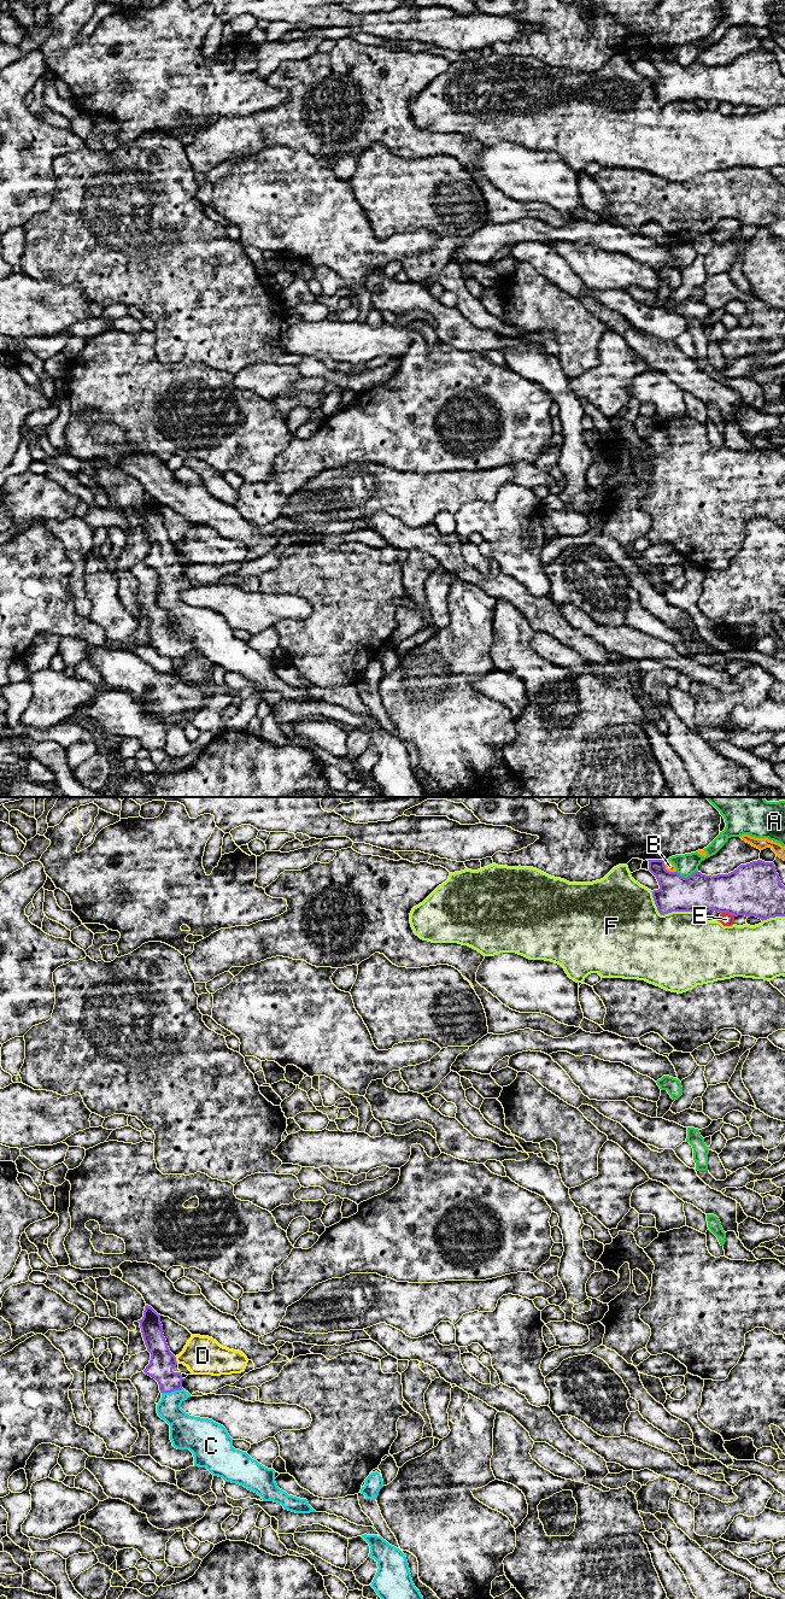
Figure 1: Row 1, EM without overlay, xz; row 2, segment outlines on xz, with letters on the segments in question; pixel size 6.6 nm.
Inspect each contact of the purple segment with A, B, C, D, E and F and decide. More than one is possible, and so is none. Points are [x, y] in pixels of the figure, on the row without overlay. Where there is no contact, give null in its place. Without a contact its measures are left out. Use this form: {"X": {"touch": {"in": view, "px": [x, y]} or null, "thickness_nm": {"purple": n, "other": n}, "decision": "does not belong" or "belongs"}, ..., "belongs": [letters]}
{"A": {"touch": {"in": "xz", "px": [687, 66]}, "thickness_nm": {"purple": 240, "other": 140}, "decision": "does not belong"}, "B": {"touch": {"in": "xz", "px": [666, 59]}, "thickness_nm": {"purple": 240, "other": 60}, "decision": "does not belong"}, "C": {"touch": {"in": "xz", "px": [171, 580]}, "thickness_nm": {"purple": 160, "other": 170}, "decision": "belongs"}, "D": {"touch": {"in": "xz", "px": [175, 550]}, "thickness_nm": {"purple": 160, "other": 260}, "decision": "does not belong"}, "E": {"touch": {"in": "xz", "px": [727, 101]}, "thickness_nm": {"purple": 360, "other": 90}, "decision": "does not belong"}, "F": {"touch": {"in": "xz", "px": [666, 103]}, "thickness_nm": {"purple": 240, "other": 500}, "decision": "does not belong"}, "belongs": ["C"]}

